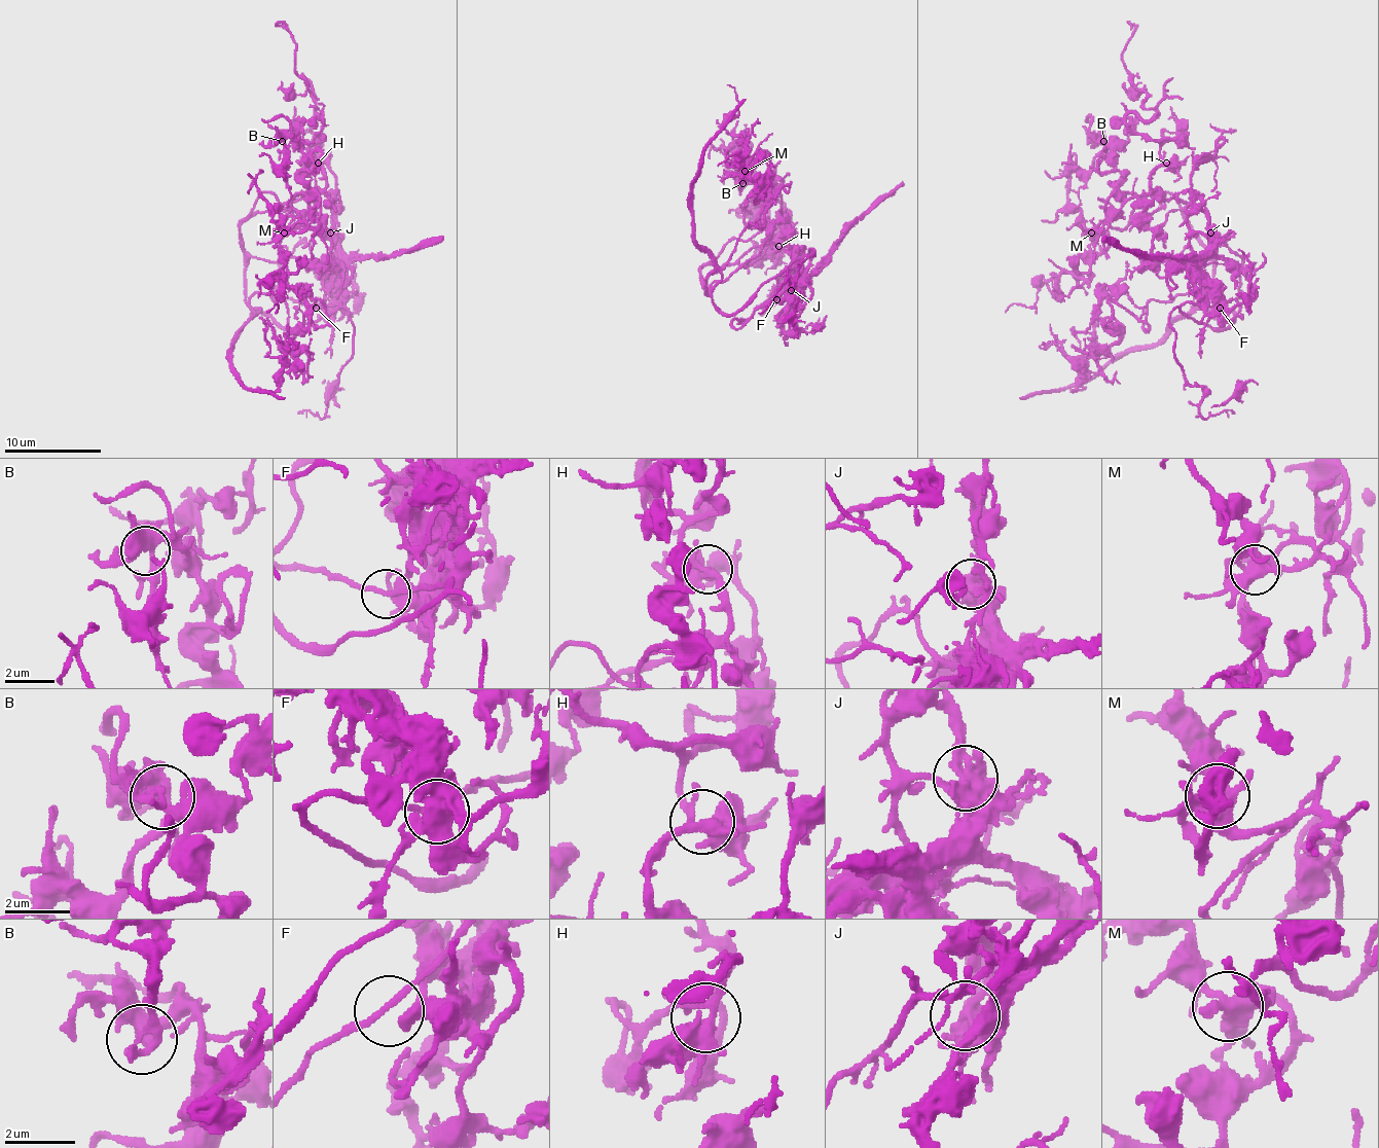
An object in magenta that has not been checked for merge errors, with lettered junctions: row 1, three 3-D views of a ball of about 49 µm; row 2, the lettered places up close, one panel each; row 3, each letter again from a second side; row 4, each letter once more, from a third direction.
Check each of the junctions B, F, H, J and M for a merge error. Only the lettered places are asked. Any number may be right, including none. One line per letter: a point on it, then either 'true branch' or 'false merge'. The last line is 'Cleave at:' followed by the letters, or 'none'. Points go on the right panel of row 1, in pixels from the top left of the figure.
B: at (1103, 141); true branch
F: at (1220, 308); true branch
H: at (1166, 163); true branch
J: at (1210, 232); false merge
M: at (1091, 232); true branch
Cleave at: J

